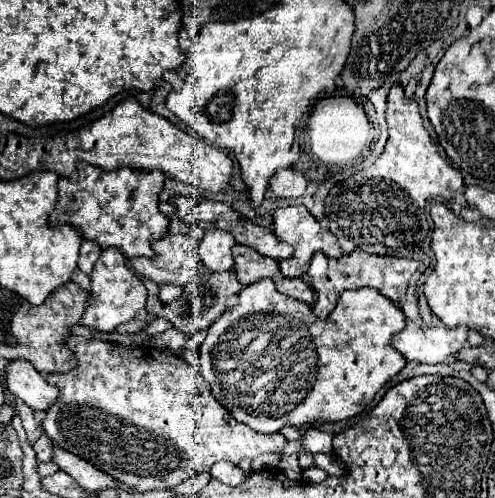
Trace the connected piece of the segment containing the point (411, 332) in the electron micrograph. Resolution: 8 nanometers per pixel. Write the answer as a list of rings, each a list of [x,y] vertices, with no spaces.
[[[444,323],[432,327],[406,327],[392,337],[392,345],[408,361],[442,363],[466,345],[468,331],[466,325],[450,329]]]

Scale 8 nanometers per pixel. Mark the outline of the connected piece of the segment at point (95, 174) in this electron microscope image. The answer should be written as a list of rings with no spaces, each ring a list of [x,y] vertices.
[[[78,163],[76,169],[76,183],[66,177],[58,181],[60,193],[54,217],[60,223],[78,225],[84,239],[94,239],[104,249],[118,247],[126,257],[152,257],[152,243],[158,237],[164,237],[170,225],[168,215],[158,209],[158,193],[164,187],[166,175],[160,171],[138,171],[130,167],[104,171],[88,163]]]

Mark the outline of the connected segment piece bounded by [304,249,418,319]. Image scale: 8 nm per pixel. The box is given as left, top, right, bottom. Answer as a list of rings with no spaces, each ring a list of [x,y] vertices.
[[[352,251],[342,255],[340,259],[332,259],[326,257],[324,253],[314,253],[310,267],[304,275],[304,279],[312,285],[314,293],[316,293],[316,301],[312,305],[314,313],[320,319],[326,319],[328,313],[336,307],[336,301],[340,297],[342,291],[346,289],[360,289],[360,287],[374,287],[378,289],[382,295],[390,297],[394,303],[400,301],[400,297],[406,293],[408,281],[412,277],[412,273],[418,269],[418,261],[412,259],[400,259],[400,257],[386,257],[386,255],[370,255],[366,251]]]

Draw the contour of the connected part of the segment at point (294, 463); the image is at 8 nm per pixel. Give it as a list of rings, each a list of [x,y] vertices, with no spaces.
[[[282,455],[280,465],[278,465],[286,475],[290,475],[292,479],[300,479],[302,477],[302,469],[298,465],[298,457],[296,455]]]

